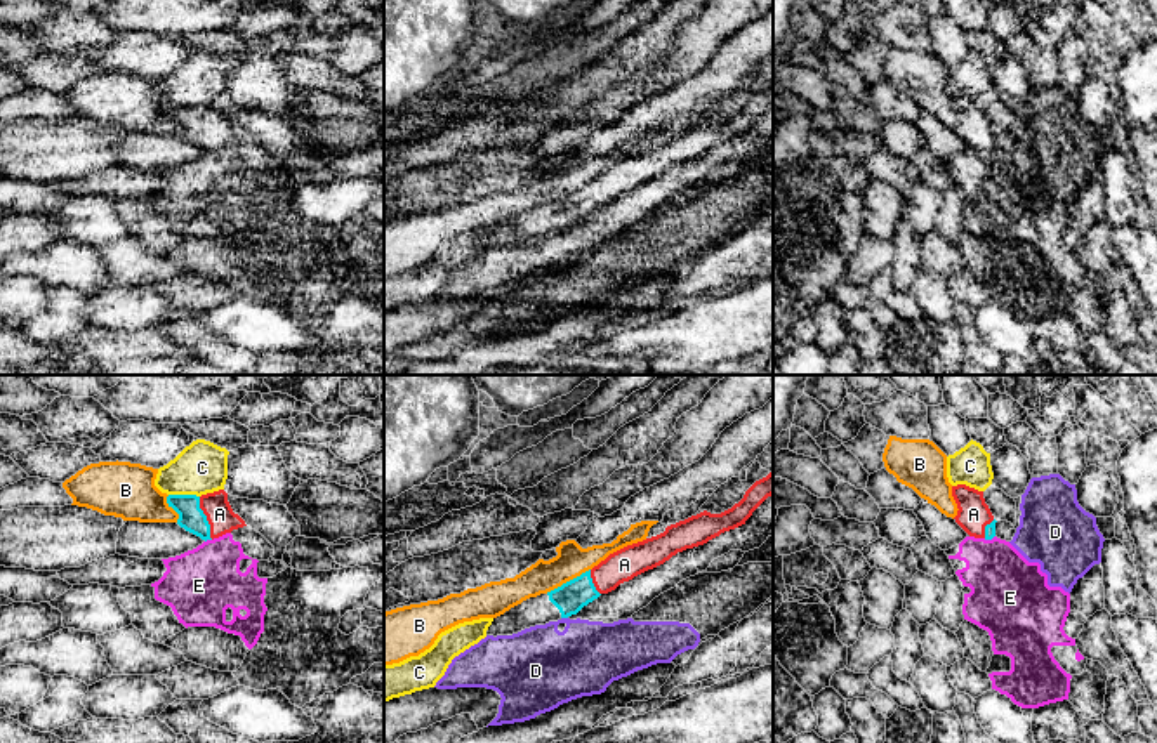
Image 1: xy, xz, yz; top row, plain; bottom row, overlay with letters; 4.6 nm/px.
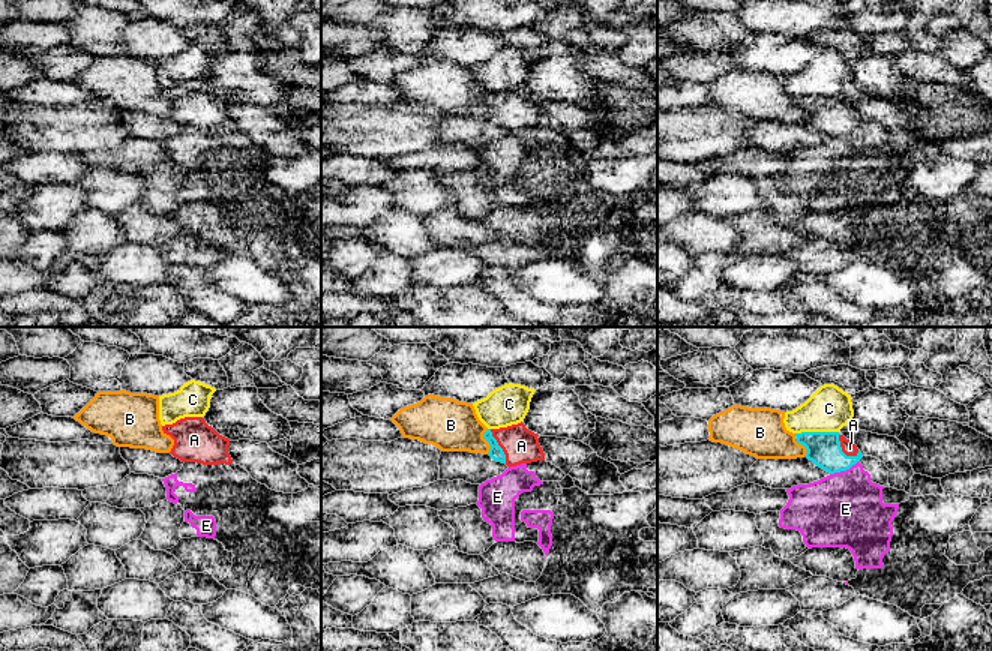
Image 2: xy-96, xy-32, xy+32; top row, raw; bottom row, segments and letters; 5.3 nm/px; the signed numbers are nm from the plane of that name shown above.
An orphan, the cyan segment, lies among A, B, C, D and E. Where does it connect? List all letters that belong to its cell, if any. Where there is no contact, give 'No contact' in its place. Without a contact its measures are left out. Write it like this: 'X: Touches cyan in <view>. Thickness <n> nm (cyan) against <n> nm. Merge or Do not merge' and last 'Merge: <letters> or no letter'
A: Touches cyan in xy. Thickness 120 nm (cyan) against 130 nm. Merge
B: Touches cyan in xz. Thickness 150 nm (cyan) against 150 nm. Do not merge
C: Touches cyan in xy. Thickness 120 nm (cyan) against 240 nm. Do not merge
D: Touches cyan in xz. Thickness 150 nm (cyan) against 360 nm. Do not merge
E: Touches cyan in xy. Thickness 120 nm (cyan) against 320 nm. Do not merge
Merge: A

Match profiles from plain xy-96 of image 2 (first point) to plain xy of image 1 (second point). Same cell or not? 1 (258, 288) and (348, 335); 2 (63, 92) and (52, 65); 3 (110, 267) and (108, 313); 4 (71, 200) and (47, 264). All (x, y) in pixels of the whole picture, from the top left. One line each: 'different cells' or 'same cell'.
1: different cells
2: different cells
3: same cell
4: different cells

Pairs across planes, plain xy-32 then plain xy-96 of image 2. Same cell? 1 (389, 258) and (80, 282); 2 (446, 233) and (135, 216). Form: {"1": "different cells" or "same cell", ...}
{"1": "same cell", "2": "same cell"}

